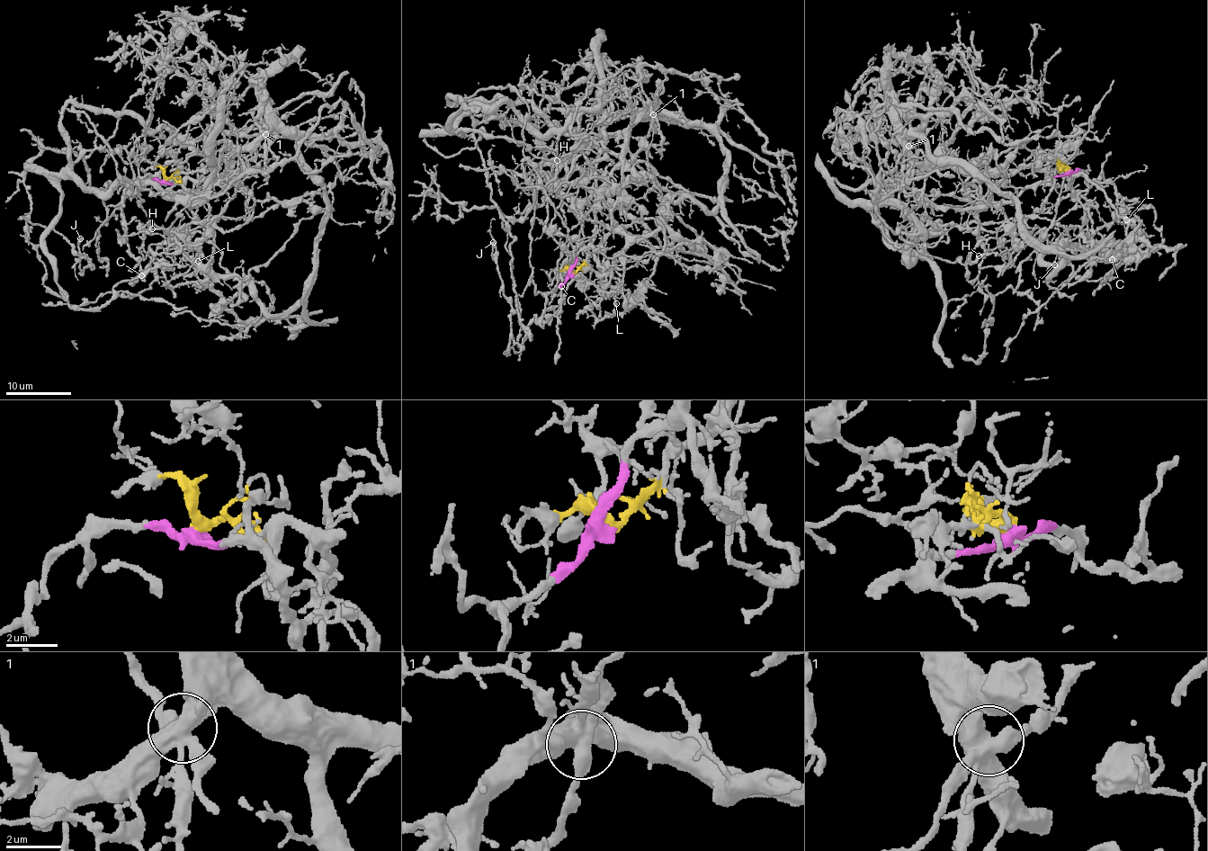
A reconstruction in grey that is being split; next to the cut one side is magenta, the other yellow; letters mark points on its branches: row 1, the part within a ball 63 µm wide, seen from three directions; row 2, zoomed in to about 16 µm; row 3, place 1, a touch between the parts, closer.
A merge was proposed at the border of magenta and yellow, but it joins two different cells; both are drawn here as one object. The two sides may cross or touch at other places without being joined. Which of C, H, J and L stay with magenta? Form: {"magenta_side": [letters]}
{"magenta_side": ["C", "H", "J"]}

